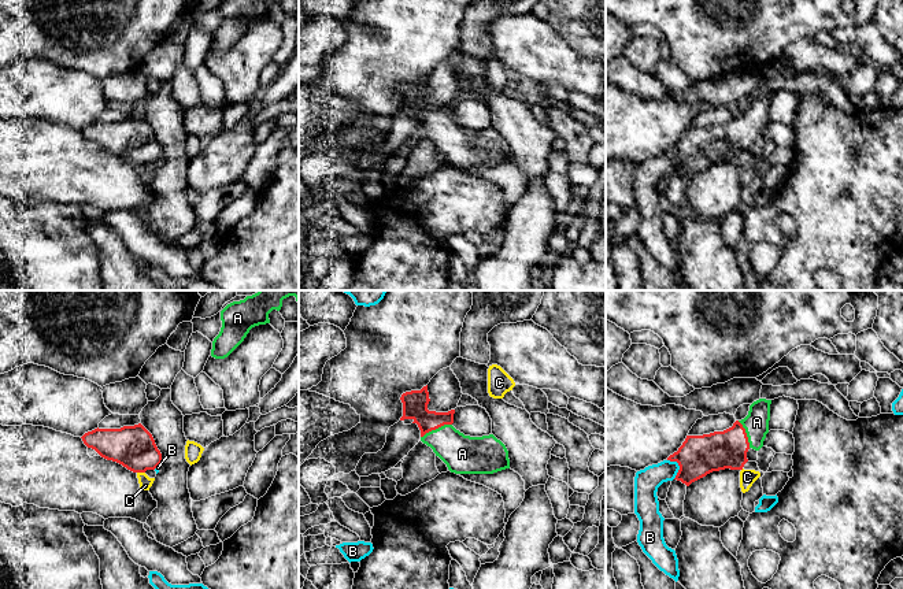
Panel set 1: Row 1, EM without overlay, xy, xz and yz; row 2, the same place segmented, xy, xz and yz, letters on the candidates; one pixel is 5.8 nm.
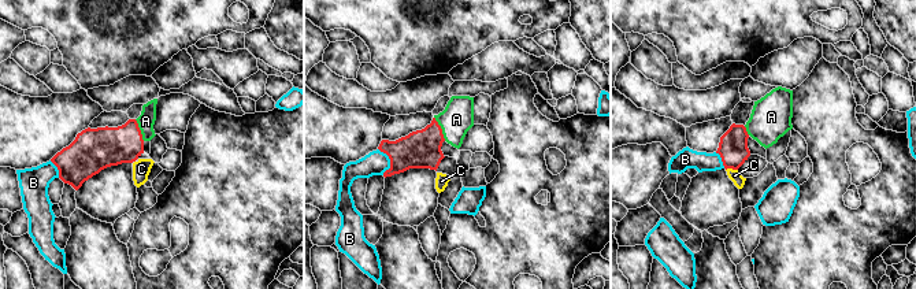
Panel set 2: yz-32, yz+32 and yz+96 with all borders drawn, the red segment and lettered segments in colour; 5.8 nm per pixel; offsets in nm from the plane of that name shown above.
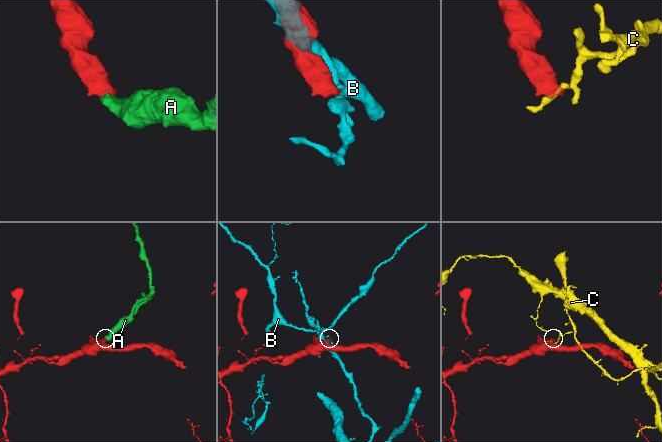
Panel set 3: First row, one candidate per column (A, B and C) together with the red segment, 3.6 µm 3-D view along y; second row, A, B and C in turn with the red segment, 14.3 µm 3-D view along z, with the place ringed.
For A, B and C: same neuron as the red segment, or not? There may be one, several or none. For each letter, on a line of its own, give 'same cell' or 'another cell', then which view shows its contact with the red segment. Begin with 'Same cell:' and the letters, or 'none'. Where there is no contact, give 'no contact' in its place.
Same cell: A
A: same cell | xz
B: another cell | yz
C: another cell | xy

